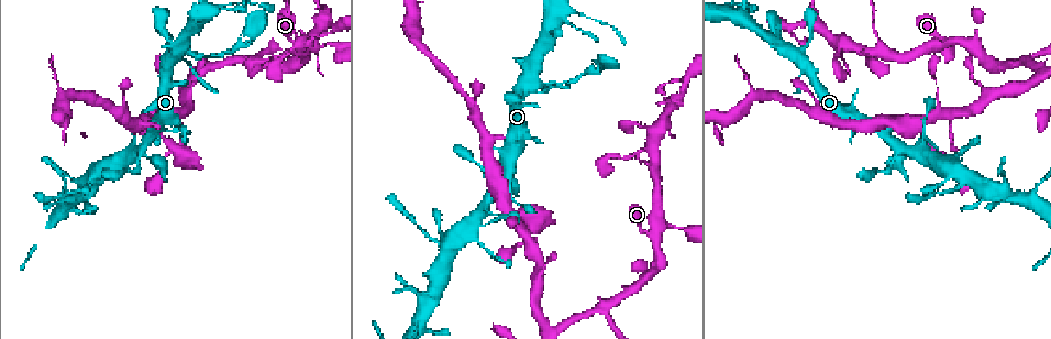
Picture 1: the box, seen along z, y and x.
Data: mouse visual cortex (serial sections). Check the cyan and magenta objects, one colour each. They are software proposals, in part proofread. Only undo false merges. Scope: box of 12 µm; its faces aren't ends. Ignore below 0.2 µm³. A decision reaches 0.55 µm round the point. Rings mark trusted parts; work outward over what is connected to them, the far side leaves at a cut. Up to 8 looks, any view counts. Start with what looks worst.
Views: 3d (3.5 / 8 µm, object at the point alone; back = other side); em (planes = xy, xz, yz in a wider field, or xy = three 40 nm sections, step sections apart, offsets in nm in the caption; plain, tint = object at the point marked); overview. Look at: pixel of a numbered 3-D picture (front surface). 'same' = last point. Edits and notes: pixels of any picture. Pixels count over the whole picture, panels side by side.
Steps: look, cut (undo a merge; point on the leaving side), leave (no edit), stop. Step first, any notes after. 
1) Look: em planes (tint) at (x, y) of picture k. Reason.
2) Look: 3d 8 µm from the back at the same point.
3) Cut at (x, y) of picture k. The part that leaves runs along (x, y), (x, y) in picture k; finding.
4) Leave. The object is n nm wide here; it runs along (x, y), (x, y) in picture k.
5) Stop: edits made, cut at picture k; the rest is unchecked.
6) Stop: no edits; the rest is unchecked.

Look: 3d 8 µm at (527, 83) of picture 1. Sharp bend.

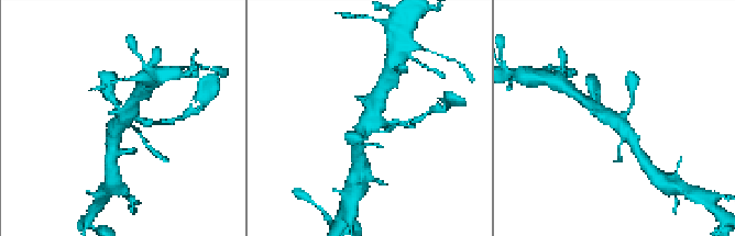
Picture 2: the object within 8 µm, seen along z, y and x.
Look: em xy step 5 (tint) at (124, 119) of picture 2.

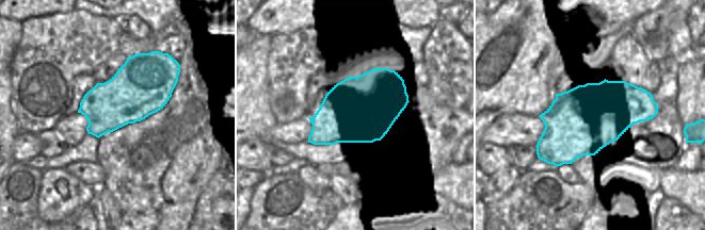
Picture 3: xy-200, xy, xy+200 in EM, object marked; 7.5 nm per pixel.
Leave. It runs along (633, 141), (621, 121), (589, 103) in picture 2; one cell here.

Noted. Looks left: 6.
Look: 3d 3.5 µm at (651, 234) of picture 1. Sharp bend.

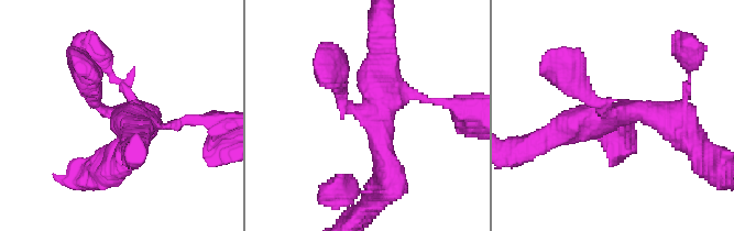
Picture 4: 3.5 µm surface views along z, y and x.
Look: em xy step 1 (tint) at (370, 111) of picture 4. Now the EM.

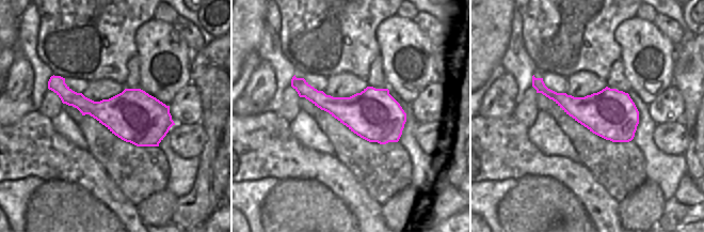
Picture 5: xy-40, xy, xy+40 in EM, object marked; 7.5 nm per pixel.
Look: em xy step 3 (tint) at the same point.

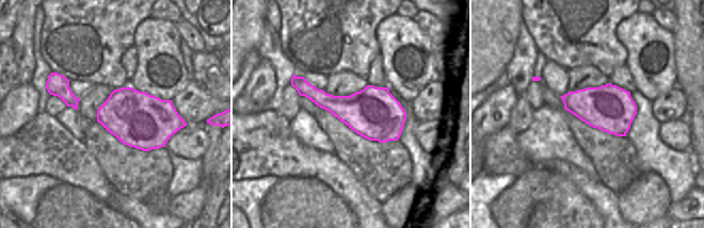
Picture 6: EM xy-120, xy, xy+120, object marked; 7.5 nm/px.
Leave. It runs along (336, 74), (390, 177) in picture 4; all the same cell.

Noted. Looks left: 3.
Look: 3d 3.5 µm at (613, 300) of picture 1. Side arm on a straight run.

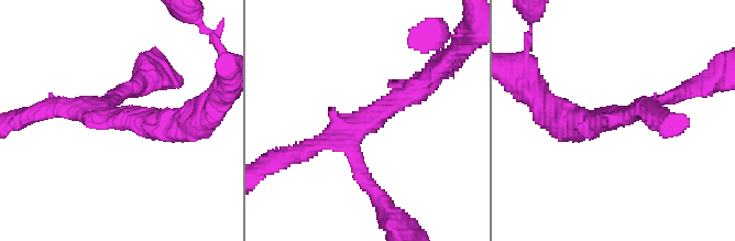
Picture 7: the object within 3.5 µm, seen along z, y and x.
Look: em xy step 2 (plain) at (364, 122) of picture 7. 3 arms meet here; the arms are 200, 250, 350 nm wide; now the EM.

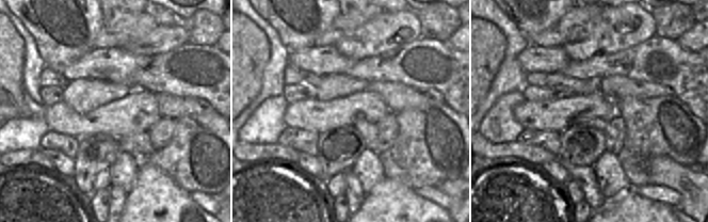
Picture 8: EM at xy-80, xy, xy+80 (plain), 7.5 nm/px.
Look: em xy step 2 (tint) at the same point.

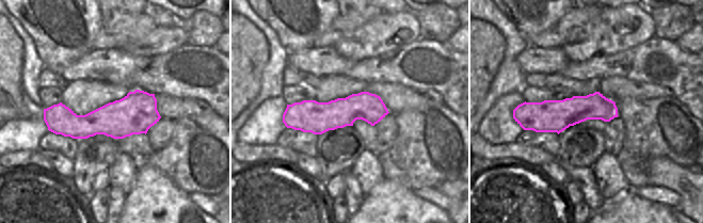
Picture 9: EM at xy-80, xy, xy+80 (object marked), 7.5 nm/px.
Leave. The object is 240 nm wide here; it runs along (428, 80), (300, 151) in picture 7; one cell here.

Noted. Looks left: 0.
Stop: no edits; the rest is unchecked.

